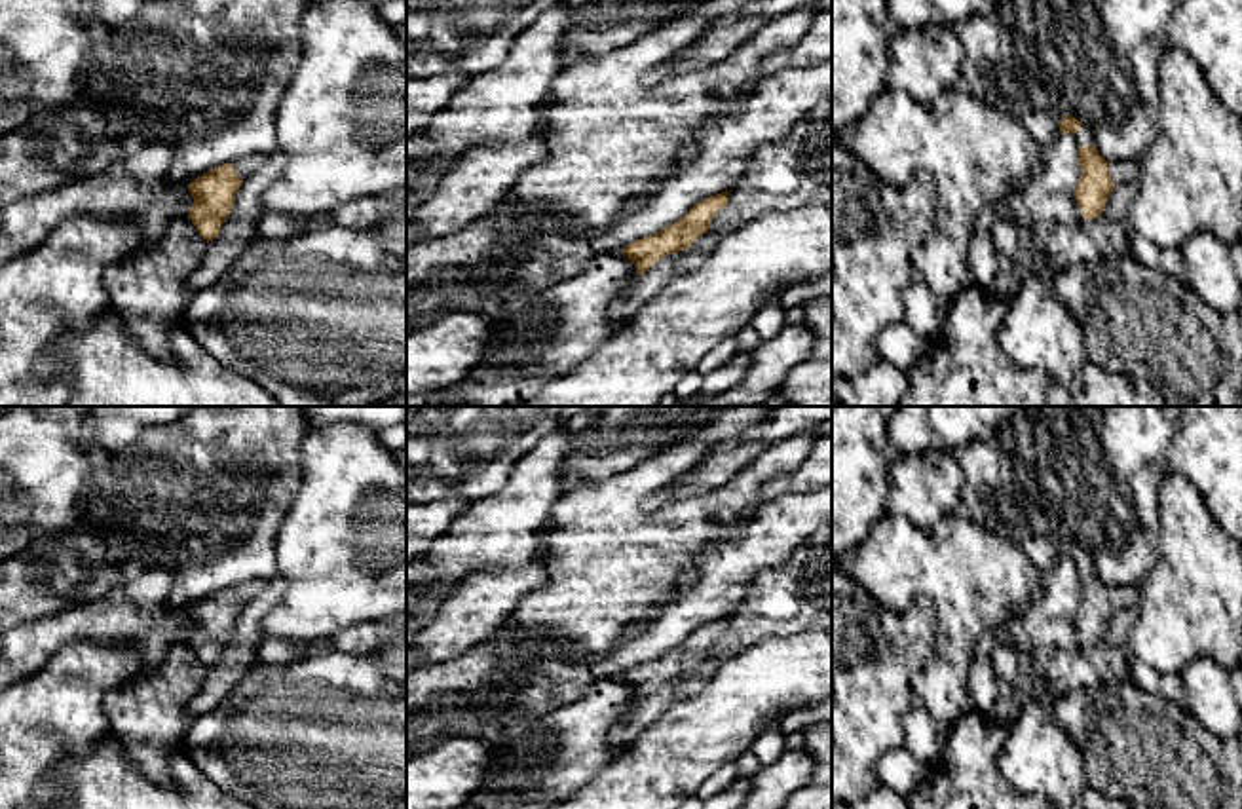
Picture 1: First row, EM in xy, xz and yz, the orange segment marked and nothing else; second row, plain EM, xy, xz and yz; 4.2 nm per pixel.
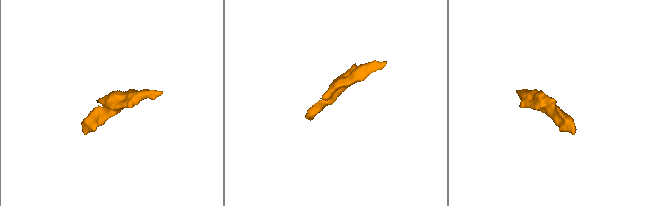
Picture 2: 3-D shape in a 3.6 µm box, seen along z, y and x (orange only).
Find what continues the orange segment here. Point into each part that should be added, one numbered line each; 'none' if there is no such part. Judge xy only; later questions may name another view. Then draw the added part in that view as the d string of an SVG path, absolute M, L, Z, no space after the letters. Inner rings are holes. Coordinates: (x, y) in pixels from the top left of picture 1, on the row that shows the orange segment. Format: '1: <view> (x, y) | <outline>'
1: xy (244, 168) | M253 154L253 156L245 156L237 161L234 161L234 171L235 175L245 180L249 179L253 173L256 173L264 163L268 161L266 156L260 156L260 154Z

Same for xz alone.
1: xz (659, 274) | M682 251L661 258L642 273L634 287L610 304L610 319L623 323L632 317L648 300L651 300L674 275L678 275L678 258Z

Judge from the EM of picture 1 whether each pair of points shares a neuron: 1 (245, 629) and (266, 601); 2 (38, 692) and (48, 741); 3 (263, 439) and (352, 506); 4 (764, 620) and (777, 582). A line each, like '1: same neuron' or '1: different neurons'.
1: same neuron
2: same neuron
3: different neurons
4: same neuron

